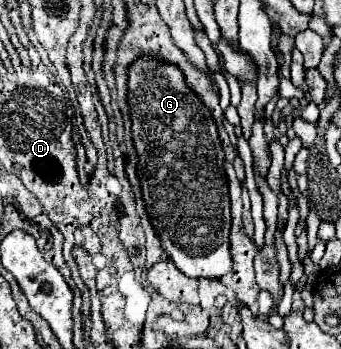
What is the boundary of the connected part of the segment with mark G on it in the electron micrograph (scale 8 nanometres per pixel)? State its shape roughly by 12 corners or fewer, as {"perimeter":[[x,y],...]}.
{"perimeter":[[129,65],[149,221],[187,277],[221,279],[231,201],[211,111],[177,65]]}

